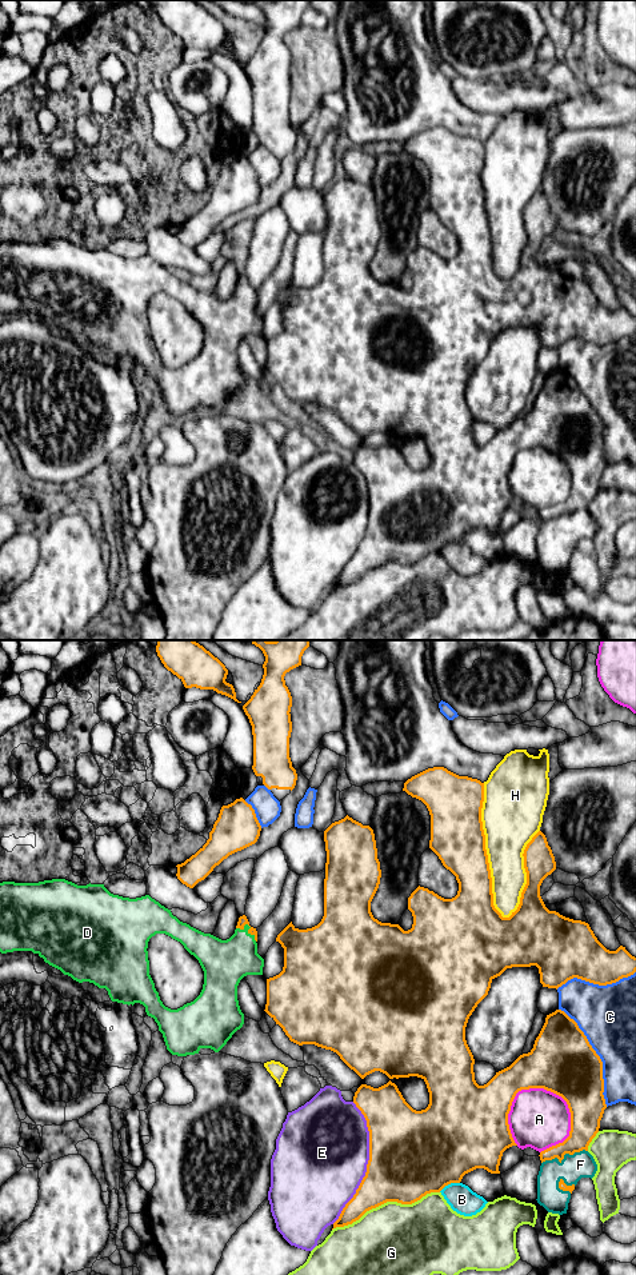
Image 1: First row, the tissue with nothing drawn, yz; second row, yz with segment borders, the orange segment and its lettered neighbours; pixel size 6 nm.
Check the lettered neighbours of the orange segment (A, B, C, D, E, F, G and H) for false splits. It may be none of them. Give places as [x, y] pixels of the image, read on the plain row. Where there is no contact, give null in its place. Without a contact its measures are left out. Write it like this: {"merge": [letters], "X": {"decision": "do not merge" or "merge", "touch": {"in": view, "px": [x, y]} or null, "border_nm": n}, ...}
{"merge": ["D"], "A": {"decision": "do not merge", "touch": {"in": "yz", "px": [516, 452]}, "border_nm": 420}, "B": {"decision": "do not merge", "touch": {"in": "yz", "px": [448, 543]}, "border_nm": 140}, "C": {"decision": "do not merge", "touch": {"in": "yz", "px": [599, 416]}, "border_nm": 650}, "D": {"decision": "merge", "touch": {"in": "yz", "px": [250, 286]}, "border_nm": 150}, "E": {"decision": "do not merge", "touch": {"in": "yz", "px": [368, 523]}, "border_nm": 750}, "F": {"decision": "do not merge", "touch": {"in": "yz", "px": [563, 516]}, "border_nm": 300}, "G": {"decision": "do not merge", "touch": {"in": "yz", "px": [386, 562]}, "border_nm": 700}, "H": {"decision": "do not merge", "touch": {"in": "yz", "px": [486, 212]}, "border_nm": 850}}

